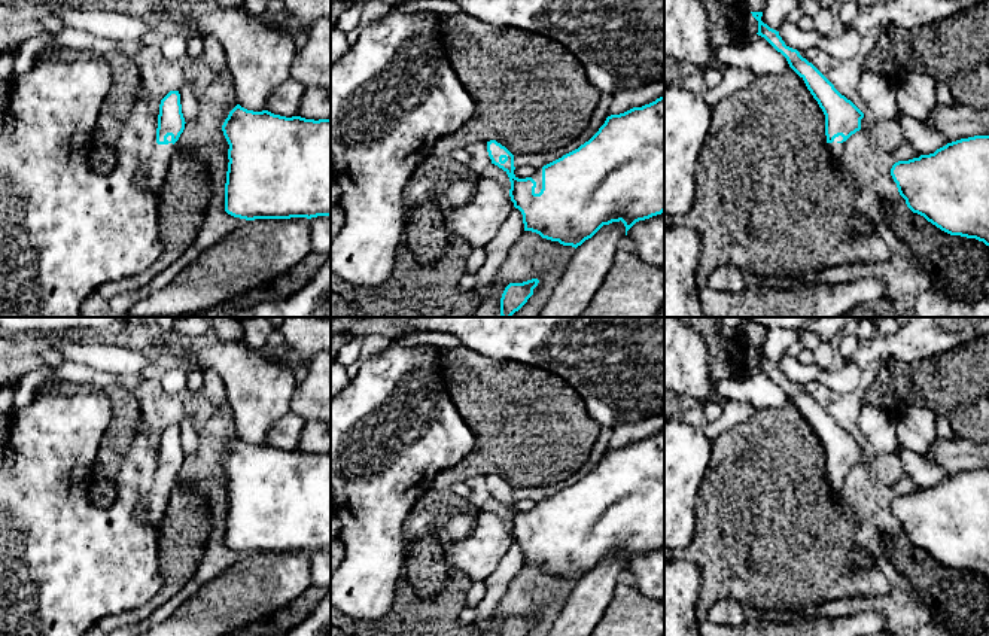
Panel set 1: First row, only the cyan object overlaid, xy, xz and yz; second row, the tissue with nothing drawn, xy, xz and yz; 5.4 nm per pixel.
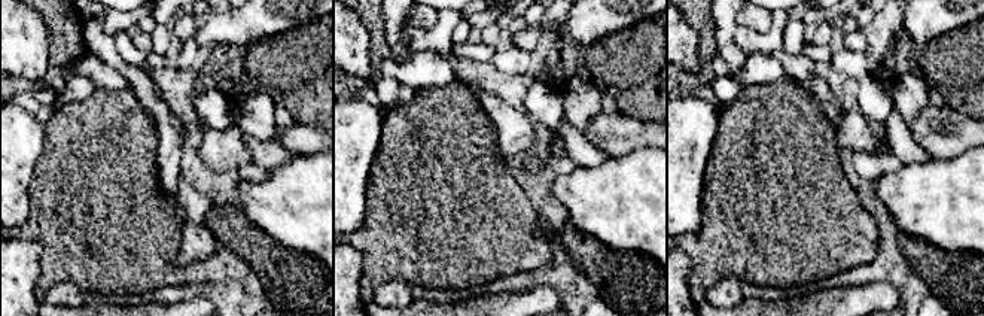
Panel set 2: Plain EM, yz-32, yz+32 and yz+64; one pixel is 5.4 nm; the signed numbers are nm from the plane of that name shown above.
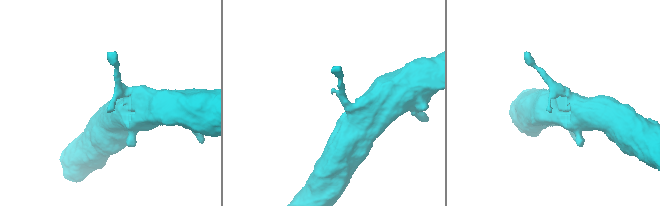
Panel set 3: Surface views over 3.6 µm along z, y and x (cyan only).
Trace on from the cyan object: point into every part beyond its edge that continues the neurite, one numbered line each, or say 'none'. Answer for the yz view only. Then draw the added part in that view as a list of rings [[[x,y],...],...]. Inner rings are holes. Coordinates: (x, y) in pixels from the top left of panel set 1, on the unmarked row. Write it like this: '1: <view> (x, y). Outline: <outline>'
1: yz (834, 483). Outline: [[[842,469],[836,471],[833,477],[827,477],[828,489],[831,492],[831,497],[839,502],[843,499],[843,483],[845,474]]]

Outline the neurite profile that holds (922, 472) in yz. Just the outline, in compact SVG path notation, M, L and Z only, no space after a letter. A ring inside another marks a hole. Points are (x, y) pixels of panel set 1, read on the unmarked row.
M900 444L895 451L901 457L907 480L920 489L934 487L949 477L937 463L915 451L903 448Z

